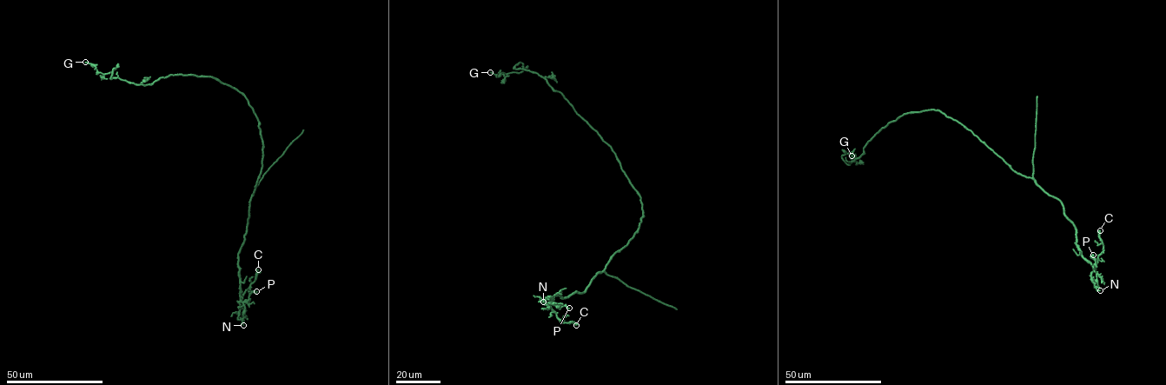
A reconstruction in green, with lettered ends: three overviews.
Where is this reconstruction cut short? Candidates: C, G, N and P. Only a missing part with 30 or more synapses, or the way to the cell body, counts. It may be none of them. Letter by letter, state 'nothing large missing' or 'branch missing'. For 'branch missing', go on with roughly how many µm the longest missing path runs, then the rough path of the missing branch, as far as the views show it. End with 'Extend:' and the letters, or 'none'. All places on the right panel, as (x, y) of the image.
C: nothing large missing
G: nothing large missing
N: nothing large missing
P: nothing large missing
Extend: none

